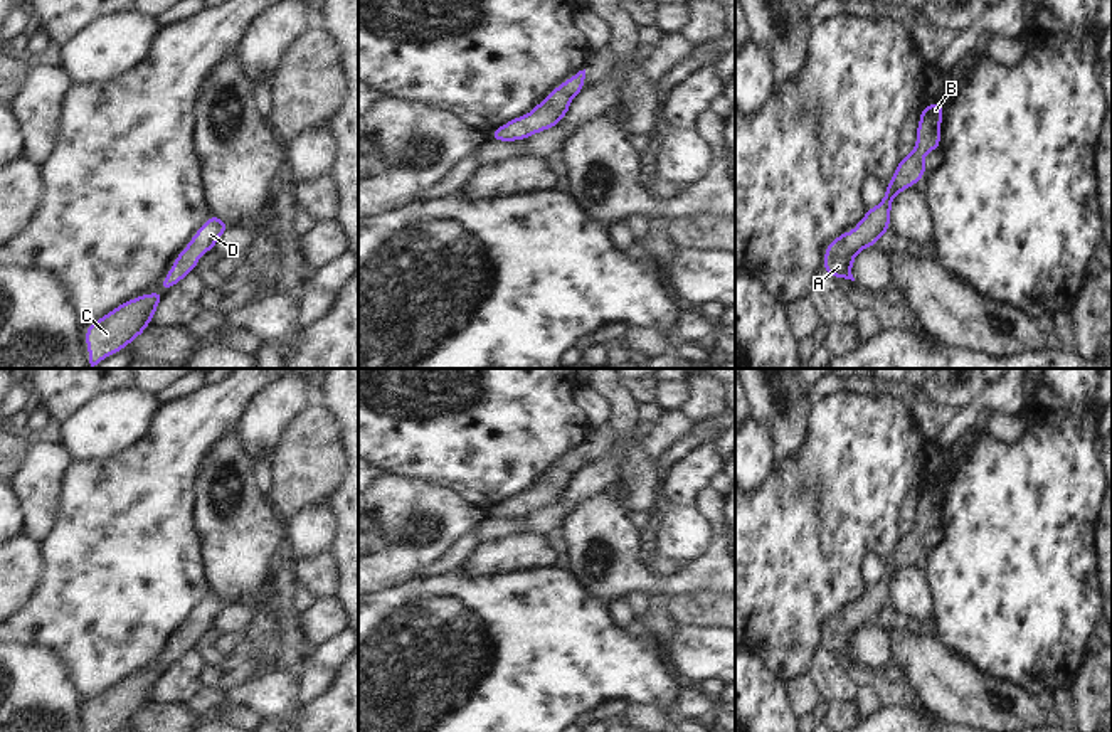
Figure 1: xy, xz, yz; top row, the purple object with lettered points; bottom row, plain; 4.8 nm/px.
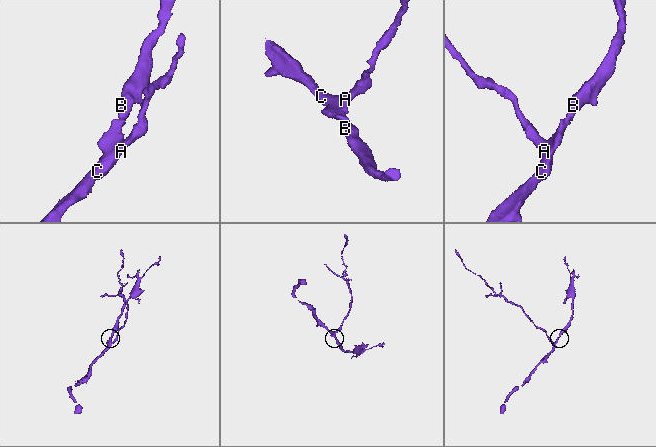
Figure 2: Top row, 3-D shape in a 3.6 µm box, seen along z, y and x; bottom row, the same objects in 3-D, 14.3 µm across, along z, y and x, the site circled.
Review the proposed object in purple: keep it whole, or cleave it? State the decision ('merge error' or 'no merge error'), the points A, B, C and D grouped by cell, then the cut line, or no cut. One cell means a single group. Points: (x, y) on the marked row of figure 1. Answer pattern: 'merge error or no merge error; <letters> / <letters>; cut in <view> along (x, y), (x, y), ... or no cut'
no merge error; A B C D; no cut

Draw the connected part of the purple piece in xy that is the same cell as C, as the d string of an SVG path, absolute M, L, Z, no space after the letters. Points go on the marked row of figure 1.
M219 215L209 217L195 232L185 249L175 257L172 269L165 274L160 293L146 293L128 300L86 326L86 347L91 369L109 355L126 348L150 325L163 291L178 284L199 266L199 257L217 246L219 237L229 229Z

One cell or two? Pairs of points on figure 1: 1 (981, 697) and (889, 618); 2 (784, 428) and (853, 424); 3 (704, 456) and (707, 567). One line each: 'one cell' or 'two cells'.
1: one cell
2: two cells
3: two cells

